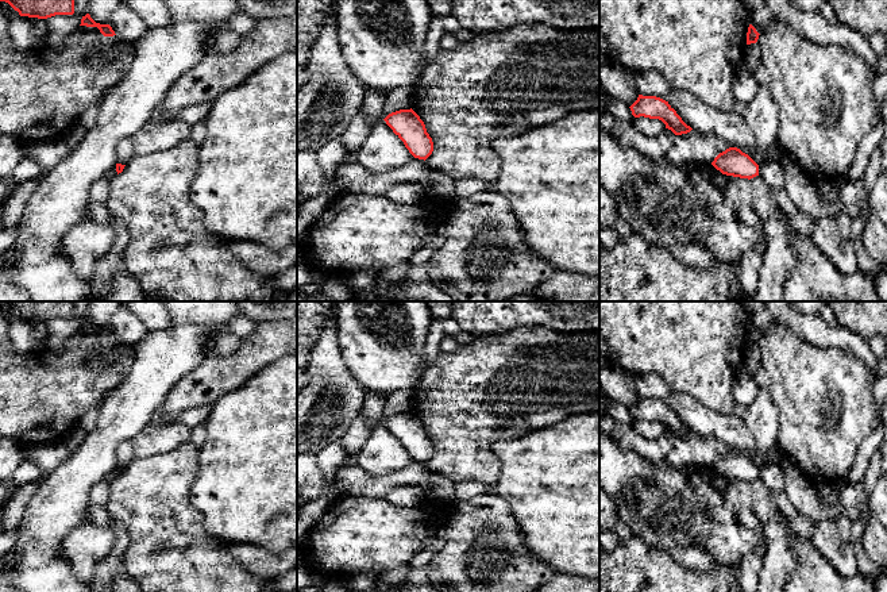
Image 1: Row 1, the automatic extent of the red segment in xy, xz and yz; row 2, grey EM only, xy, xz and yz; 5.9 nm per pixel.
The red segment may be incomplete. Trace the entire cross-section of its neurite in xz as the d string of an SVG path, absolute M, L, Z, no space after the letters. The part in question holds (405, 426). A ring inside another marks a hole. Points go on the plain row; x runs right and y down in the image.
M412 411L392 415L383 423L414 461L425 464L432 457L432 441L424 424Z

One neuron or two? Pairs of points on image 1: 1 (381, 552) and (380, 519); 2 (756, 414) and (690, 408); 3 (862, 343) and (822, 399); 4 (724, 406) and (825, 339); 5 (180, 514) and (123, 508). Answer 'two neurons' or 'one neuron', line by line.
1: one neuron
2: two neurons
3: two neurons
4: two neurons
5: one neuron

